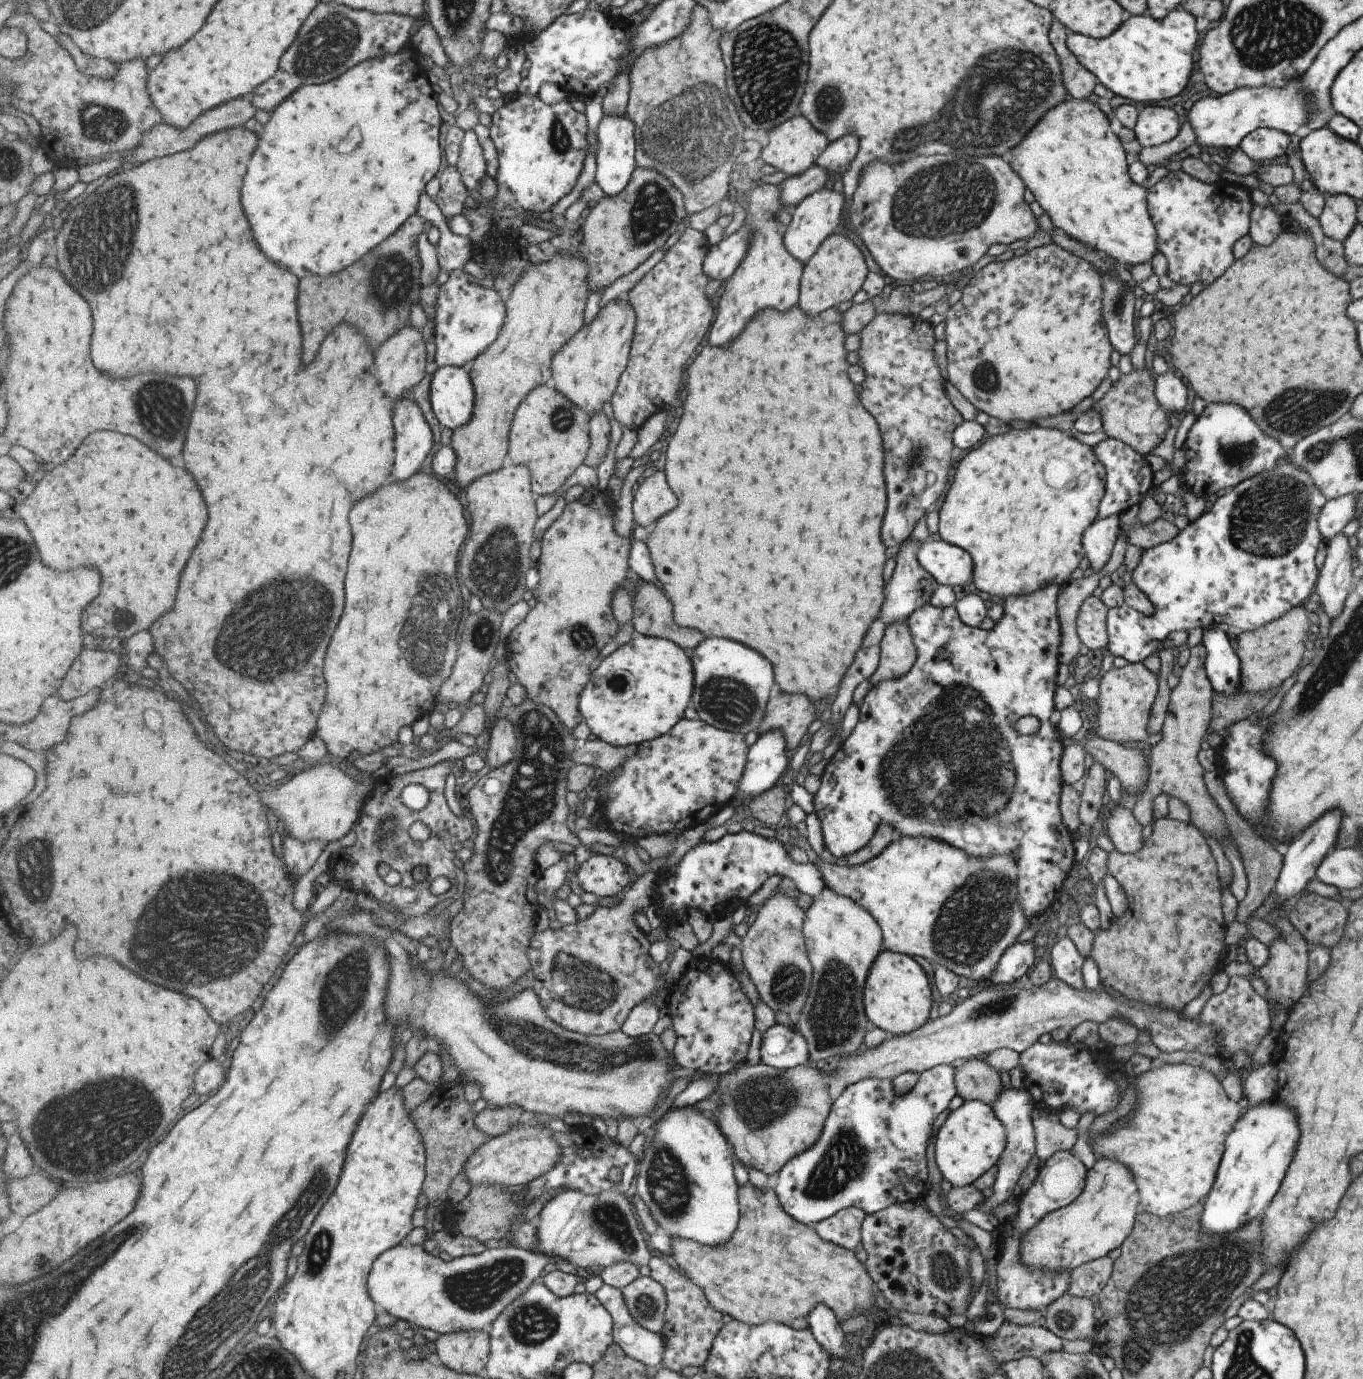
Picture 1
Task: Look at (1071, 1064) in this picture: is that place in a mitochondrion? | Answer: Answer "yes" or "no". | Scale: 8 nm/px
no

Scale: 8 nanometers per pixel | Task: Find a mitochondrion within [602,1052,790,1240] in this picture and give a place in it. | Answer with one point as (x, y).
(669, 1188)

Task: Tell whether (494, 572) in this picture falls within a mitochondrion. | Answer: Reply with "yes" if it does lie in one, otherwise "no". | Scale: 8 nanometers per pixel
yes

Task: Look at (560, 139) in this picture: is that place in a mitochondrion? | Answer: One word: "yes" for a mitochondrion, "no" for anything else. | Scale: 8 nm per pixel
yes

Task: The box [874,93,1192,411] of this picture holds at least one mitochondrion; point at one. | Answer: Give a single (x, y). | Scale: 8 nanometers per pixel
(953, 196)

